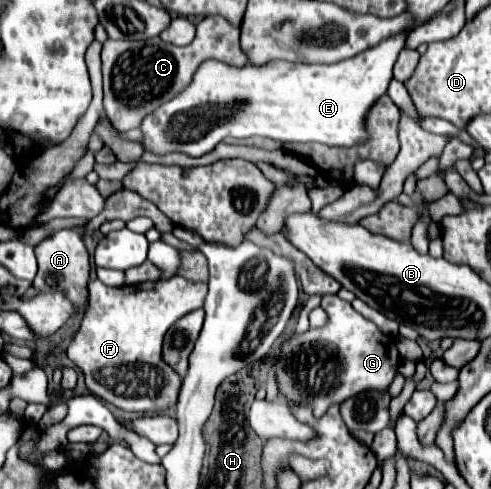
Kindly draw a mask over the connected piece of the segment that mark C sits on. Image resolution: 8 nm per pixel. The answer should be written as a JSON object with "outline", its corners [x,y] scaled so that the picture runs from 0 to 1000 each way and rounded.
{"outline":[[[420,33],[399,53],[399,78],[383,94],[350,94],[326,78],[269,86],[216,82],[208,98],[212,155],[212,225],[224,254],[240,270],[285,262],[293,237],[310,233],[326,213],[363,196],[387,168],[403,135],[420,123],[448,123],[468,135],[501,135],[485,90],[489,57],[456,33]]]}

